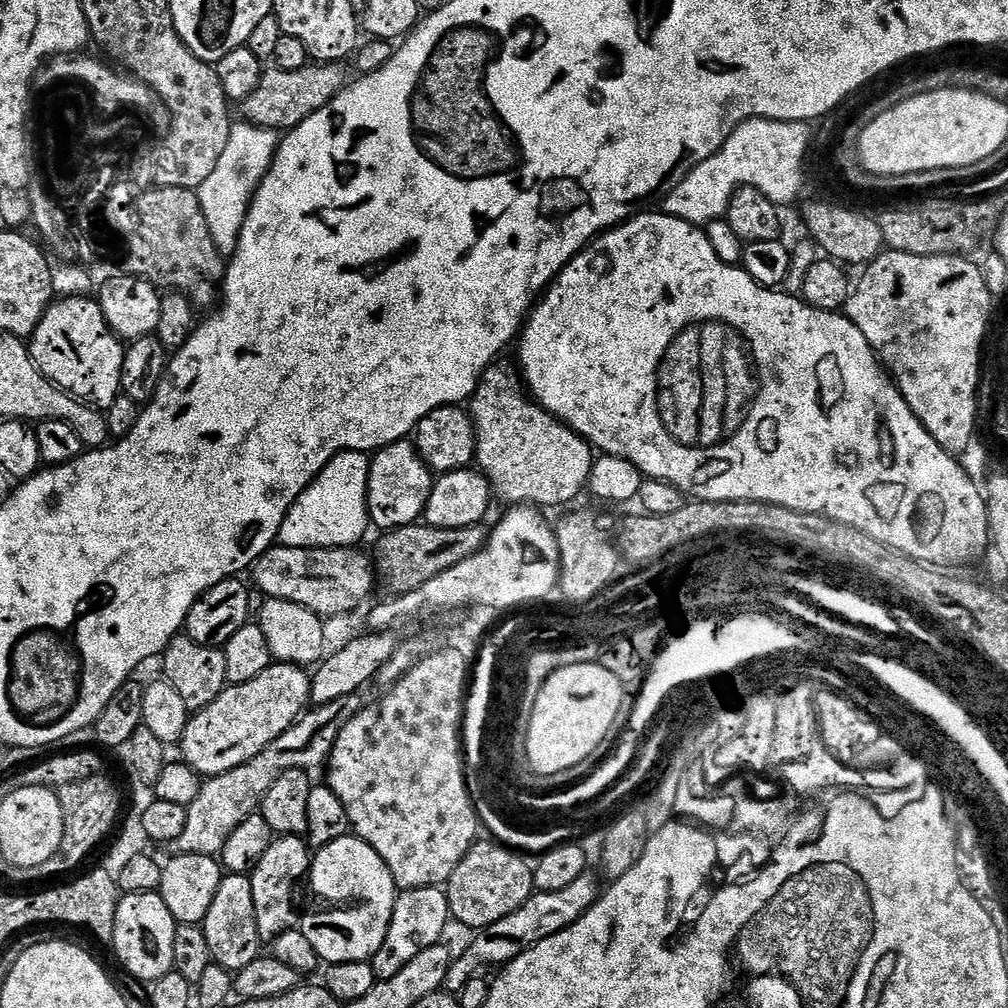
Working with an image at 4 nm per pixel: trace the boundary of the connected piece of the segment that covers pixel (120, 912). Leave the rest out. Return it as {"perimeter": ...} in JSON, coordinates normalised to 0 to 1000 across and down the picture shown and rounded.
{"perimeter":[[[158,884],[128,885],[120,888],[115,901],[113,927],[109,934],[115,939],[115,948],[123,955],[123,960],[135,972],[154,974],[172,963],[173,935],[177,916],[165,899]]]}

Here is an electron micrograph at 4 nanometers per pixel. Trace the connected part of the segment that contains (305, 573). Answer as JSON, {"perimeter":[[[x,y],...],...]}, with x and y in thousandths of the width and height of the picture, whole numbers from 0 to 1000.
{"perimeter":[[[271,542],[261,548],[248,571],[268,595],[283,595],[302,601],[313,611],[341,611],[349,607],[369,587],[371,560],[356,543],[347,544],[283,544]]]}

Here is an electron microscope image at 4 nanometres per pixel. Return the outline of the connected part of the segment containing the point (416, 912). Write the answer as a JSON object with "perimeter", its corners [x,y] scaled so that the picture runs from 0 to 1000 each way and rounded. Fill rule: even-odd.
{"perimeter":[[[439,880],[406,881],[398,884],[393,890],[390,911],[386,917],[386,926],[379,940],[367,953],[374,972],[391,970],[399,958],[411,954],[419,942],[438,936],[441,932],[440,924],[446,918],[444,903],[444,886]]]}

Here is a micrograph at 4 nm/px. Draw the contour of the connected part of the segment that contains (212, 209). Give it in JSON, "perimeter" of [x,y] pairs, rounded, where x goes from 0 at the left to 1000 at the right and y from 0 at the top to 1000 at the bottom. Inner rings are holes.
{"perimeter":[[[245,121],[231,122],[225,144],[216,161],[213,162],[213,168],[209,170],[208,177],[205,177],[204,181],[193,188],[194,195],[198,197],[200,212],[204,212],[204,224],[208,226],[208,236],[212,238],[212,244],[216,244],[216,248],[223,256],[229,255],[233,250],[250,194],[256,188],[260,177],[268,169],[270,159],[274,155],[276,146],[276,135],[274,134],[275,132],[268,127],[258,127],[256,124]]]}

